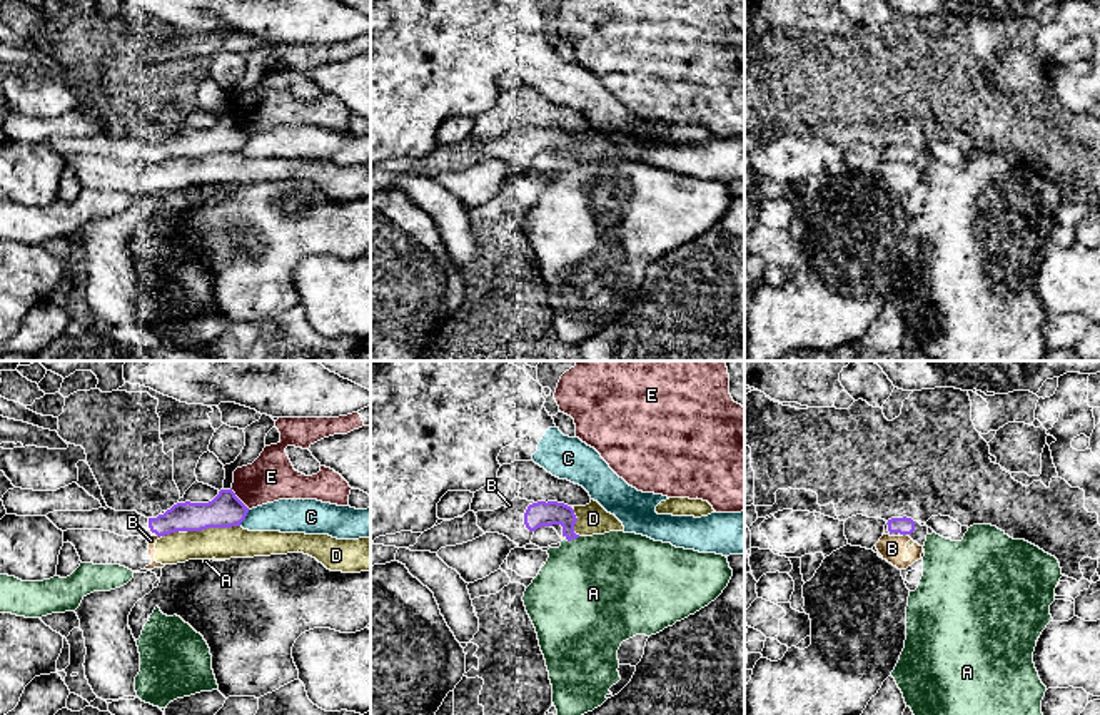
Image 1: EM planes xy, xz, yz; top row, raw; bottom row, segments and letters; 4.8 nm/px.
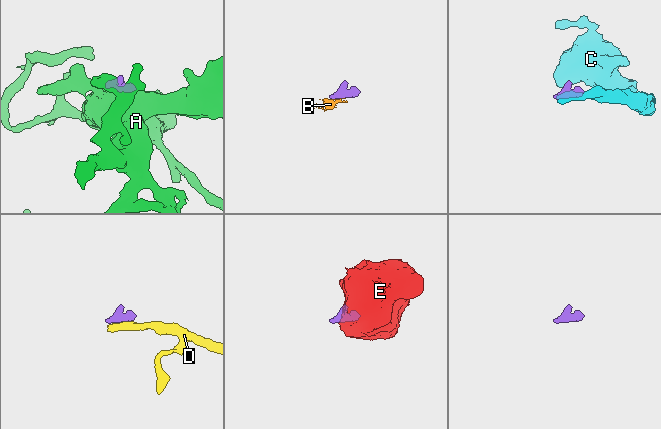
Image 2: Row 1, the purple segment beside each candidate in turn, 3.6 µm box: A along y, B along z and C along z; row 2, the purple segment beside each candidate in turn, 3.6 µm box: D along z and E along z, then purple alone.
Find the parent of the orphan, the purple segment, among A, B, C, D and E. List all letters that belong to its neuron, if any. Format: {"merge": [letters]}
{"merge": []}

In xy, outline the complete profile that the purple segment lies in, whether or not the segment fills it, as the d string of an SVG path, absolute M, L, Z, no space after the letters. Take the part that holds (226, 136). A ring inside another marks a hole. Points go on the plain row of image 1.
M220 115L209 129L177 129L157 144L137 137L98 134L92 137L53 137L47 144L62 157L103 155L119 162L165 162L170 159L202 157L207 154L240 152L249 134L230 115Z

